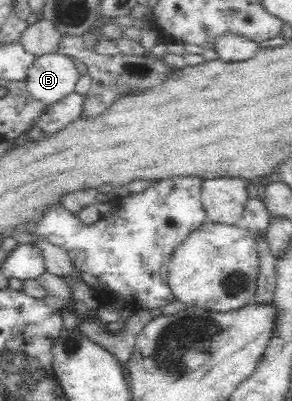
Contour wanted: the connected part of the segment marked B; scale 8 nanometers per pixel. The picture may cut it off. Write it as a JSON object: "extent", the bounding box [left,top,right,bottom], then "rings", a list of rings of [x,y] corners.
{"extent":[24,54,80,107],"rings":[[[42,54],[28,69],[24,87],[30,97],[47,107],[74,91],[80,76],[69,56]]]}

